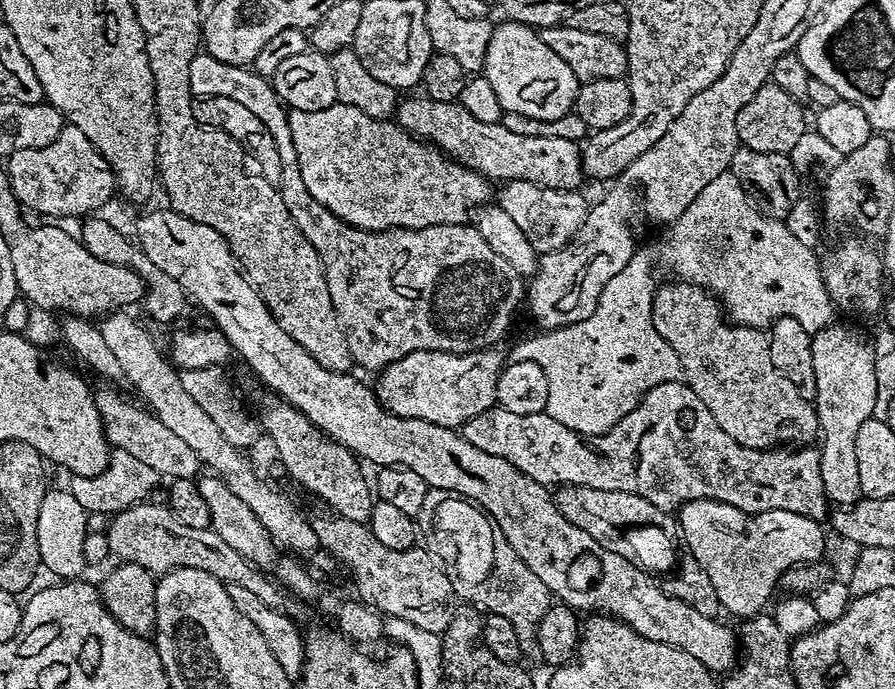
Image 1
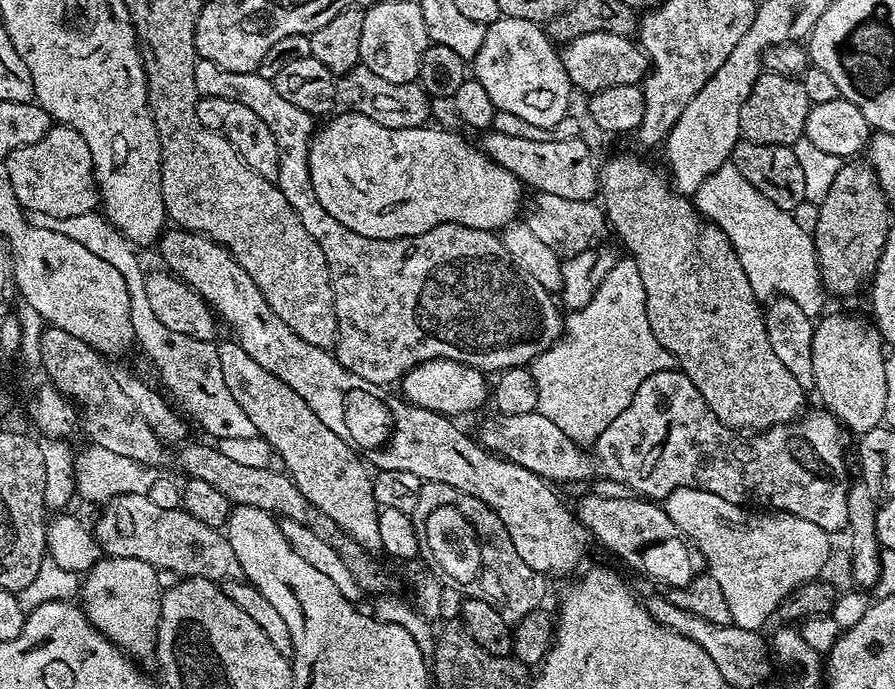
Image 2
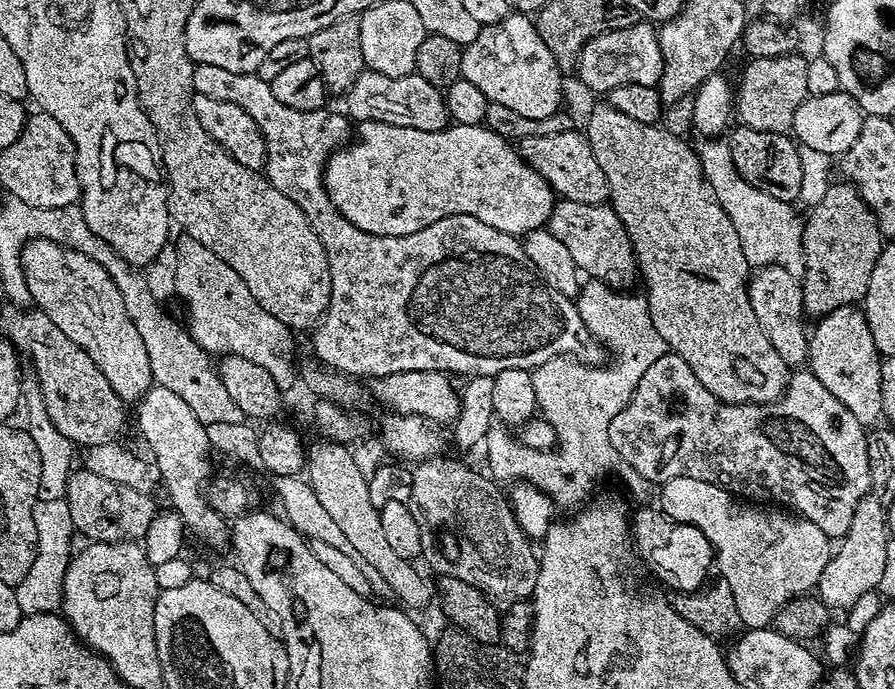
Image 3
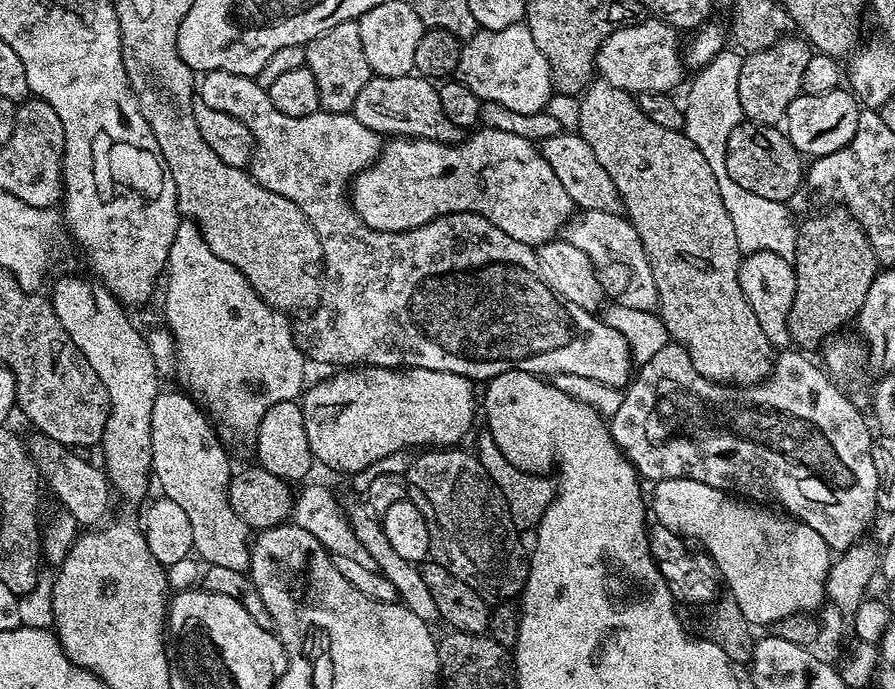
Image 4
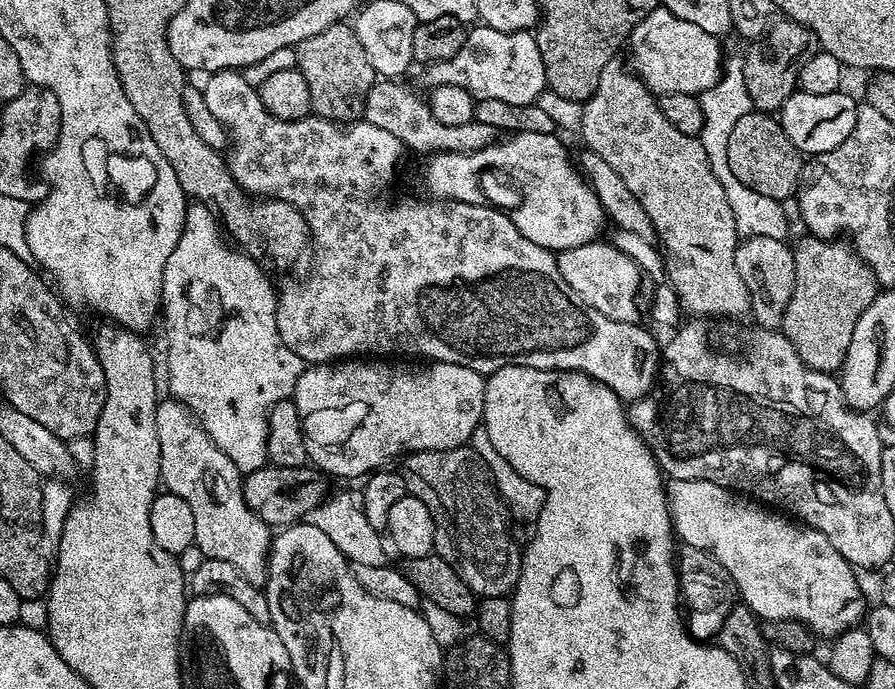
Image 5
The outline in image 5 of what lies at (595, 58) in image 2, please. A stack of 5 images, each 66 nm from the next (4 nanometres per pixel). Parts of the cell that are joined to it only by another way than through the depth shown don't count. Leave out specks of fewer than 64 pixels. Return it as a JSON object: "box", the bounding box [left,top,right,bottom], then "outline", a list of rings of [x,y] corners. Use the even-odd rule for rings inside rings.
{"box":[630,6,722,98],"outline":[[[658,6],[634,26],[630,37],[632,56],[636,59],[635,75],[647,84],[648,89],[660,98],[670,94],[699,94],[705,92],[722,75],[722,56],[720,60],[721,41],[717,37],[706,34],[694,26],[694,22],[686,22],[686,18],[678,18],[670,14],[663,6]]]}

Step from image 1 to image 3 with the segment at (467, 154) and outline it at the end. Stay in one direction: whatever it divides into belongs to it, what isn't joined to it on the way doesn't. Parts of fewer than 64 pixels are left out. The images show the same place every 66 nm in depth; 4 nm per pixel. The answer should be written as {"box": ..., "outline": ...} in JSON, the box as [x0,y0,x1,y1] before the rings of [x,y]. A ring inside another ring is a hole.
{"box":[518,131,608,204],"outline":[[[583,131],[526,138],[519,141],[518,151],[521,158],[552,187],[557,197],[583,204],[602,204],[608,200],[606,174],[602,174],[602,166],[598,166],[598,158],[594,158],[594,150]]]}

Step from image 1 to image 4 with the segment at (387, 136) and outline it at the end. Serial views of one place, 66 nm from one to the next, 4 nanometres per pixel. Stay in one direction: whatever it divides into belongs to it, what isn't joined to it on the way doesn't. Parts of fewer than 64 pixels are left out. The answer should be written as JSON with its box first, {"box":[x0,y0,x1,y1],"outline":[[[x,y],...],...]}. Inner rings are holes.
{"box":[351,128,574,246],"outline":[[[484,128],[473,131],[469,136],[472,136],[469,140],[464,138],[455,144],[389,139],[376,163],[351,181],[352,209],[362,218],[362,222],[366,222],[366,226],[379,232],[405,232],[447,212],[479,212],[506,230],[510,238],[518,238],[518,242],[523,244],[539,246],[557,239],[565,225],[573,219],[574,197],[556,173],[552,161],[533,141],[514,134]]]}

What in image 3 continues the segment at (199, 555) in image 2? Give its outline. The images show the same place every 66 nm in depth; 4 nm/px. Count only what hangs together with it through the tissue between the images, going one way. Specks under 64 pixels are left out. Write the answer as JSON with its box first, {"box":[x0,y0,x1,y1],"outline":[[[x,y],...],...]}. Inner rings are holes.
{"box":[67,470,158,544],"outline":[[[76,470],[68,479],[67,501],[73,526],[92,542],[119,544],[121,542],[140,542],[147,534],[150,522],[157,516],[158,507],[152,496],[139,493],[133,488],[115,484],[98,474]]]}

